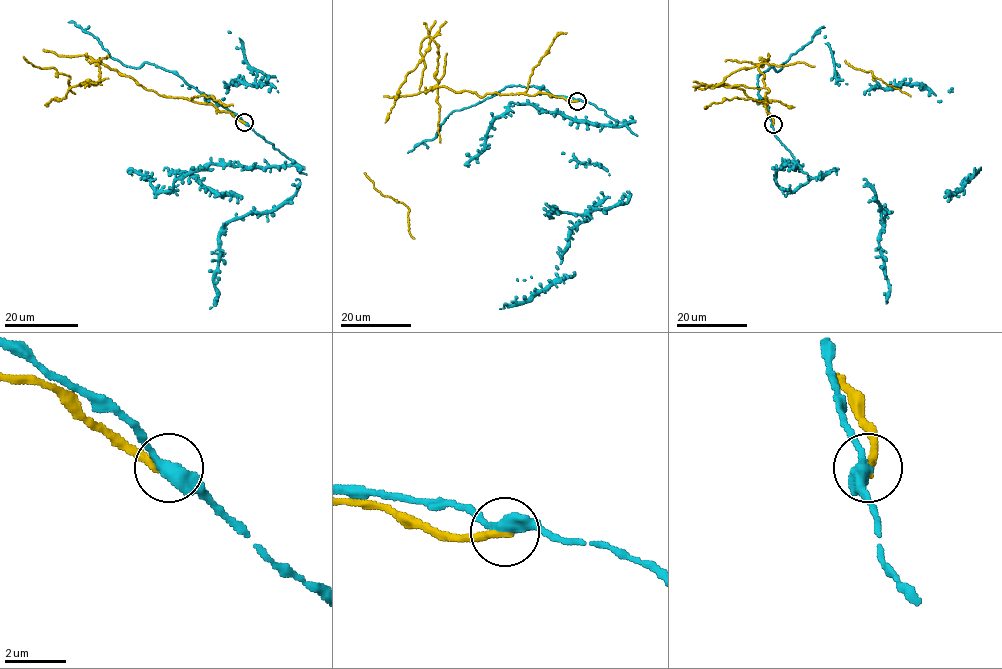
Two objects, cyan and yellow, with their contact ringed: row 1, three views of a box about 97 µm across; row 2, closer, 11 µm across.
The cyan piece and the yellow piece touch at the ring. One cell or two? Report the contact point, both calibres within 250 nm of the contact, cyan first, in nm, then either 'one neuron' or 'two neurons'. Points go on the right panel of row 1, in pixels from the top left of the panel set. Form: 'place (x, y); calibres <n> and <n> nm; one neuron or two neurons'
place (773, 124); calibres 440 and 280 nm; two neurons

